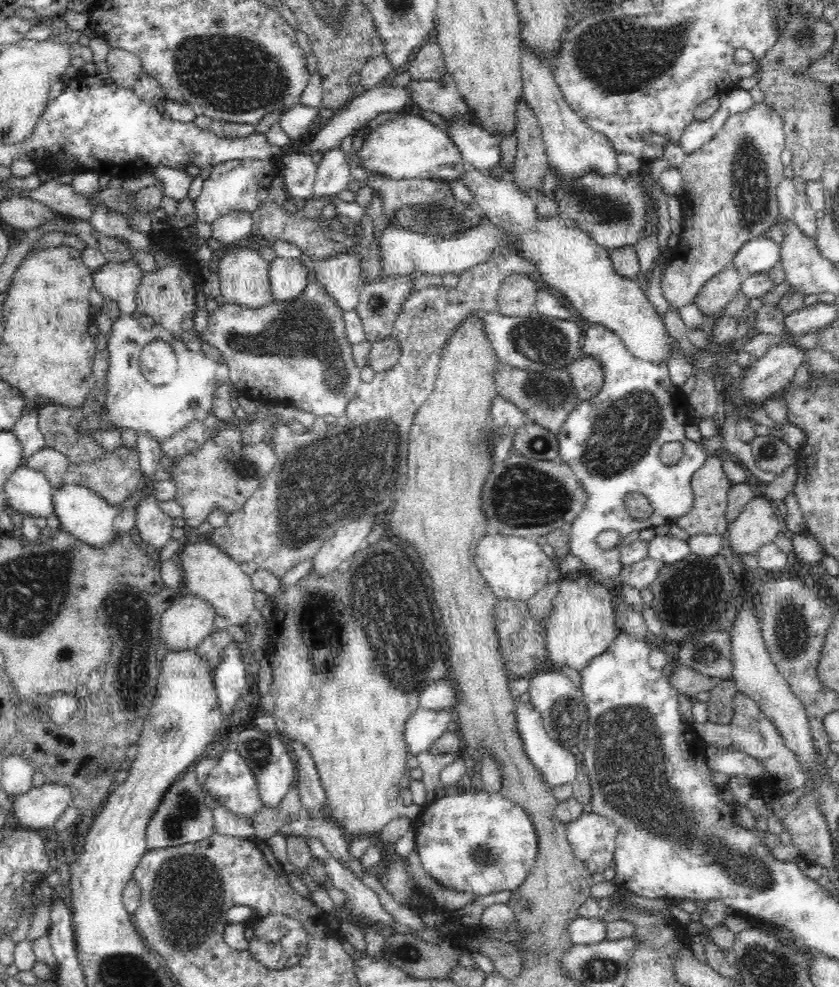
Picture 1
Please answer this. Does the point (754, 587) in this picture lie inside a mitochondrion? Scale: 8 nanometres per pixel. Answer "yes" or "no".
no

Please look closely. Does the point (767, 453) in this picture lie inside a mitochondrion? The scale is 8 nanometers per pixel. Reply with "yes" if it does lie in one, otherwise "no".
yes

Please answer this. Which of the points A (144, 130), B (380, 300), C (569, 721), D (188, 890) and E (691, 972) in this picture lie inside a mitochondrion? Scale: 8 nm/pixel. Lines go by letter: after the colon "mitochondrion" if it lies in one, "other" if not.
A: other
B: mitochondrion
C: mitochondrion
D: mitochondrion
E: other

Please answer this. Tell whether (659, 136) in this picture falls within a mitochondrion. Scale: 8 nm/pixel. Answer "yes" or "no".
no

